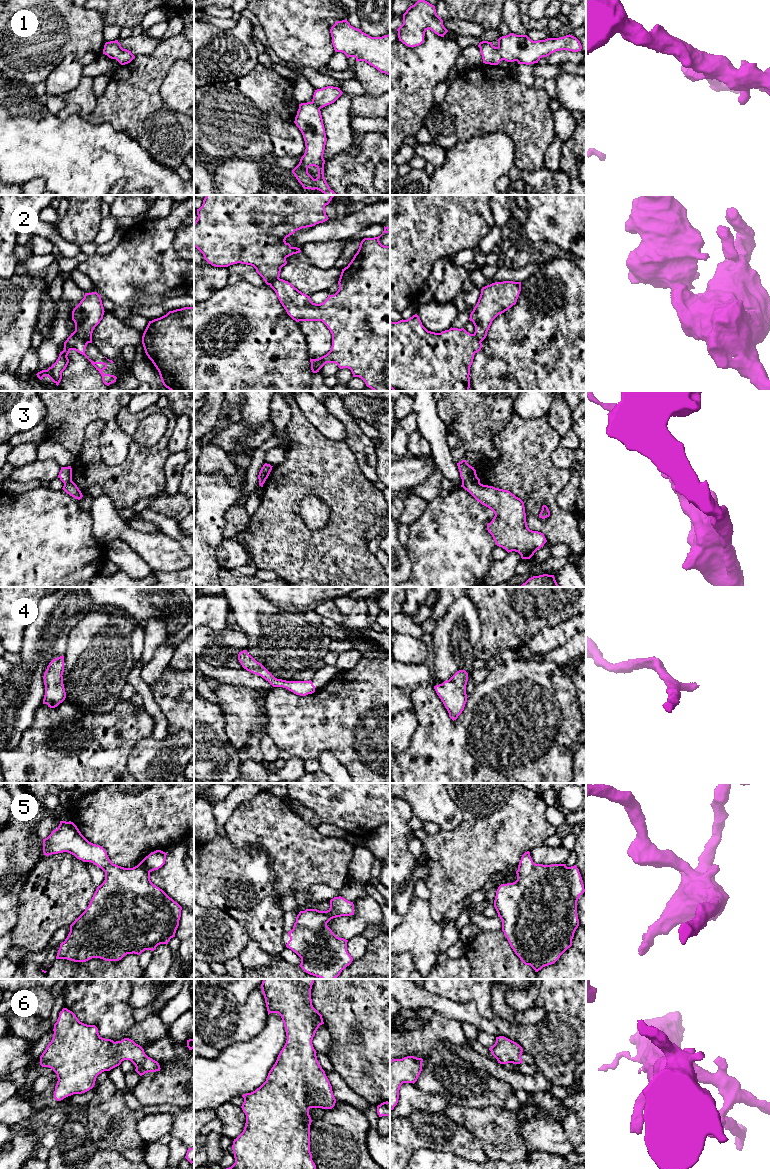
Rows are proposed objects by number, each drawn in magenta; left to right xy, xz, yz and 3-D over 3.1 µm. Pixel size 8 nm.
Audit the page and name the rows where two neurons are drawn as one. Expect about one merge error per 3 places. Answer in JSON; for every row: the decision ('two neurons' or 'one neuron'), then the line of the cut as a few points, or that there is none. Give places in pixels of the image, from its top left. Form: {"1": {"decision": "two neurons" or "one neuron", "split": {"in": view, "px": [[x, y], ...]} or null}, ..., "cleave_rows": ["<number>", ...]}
{"1": {"decision": "one neuron", "split": null}, "2": {"decision": "two neurons", "split": {"in": "xy", "px": [[73, 332], [88, 342]]}}, "3": {"decision": "two neurons", "split": {"in": "yz", "px": [[479, 481], [464, 480], [462, 482]]}}, "4": {"decision": "one neuron", "split": null}, "5": {"decision": "one neuron", "split": null}, "6": {"decision": "one neuron", "split": null}, "cleave_rows": ["2", "3"]}

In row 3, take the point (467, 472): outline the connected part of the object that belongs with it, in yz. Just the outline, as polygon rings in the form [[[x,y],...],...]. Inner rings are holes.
[[[462,460],[457,463],[457,466],[462,482],[466,480],[480,482],[480,479],[477,477],[476,470],[474,467],[470,466],[466,460]]]

